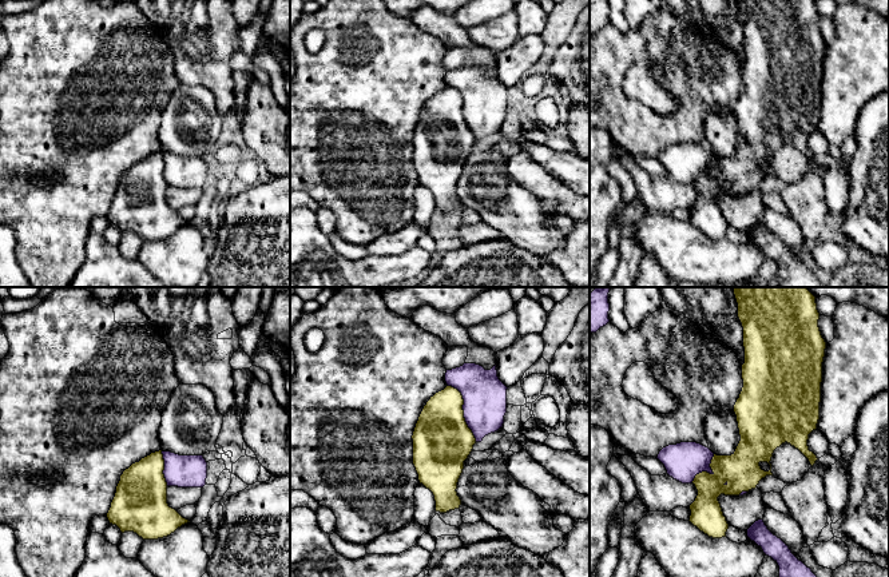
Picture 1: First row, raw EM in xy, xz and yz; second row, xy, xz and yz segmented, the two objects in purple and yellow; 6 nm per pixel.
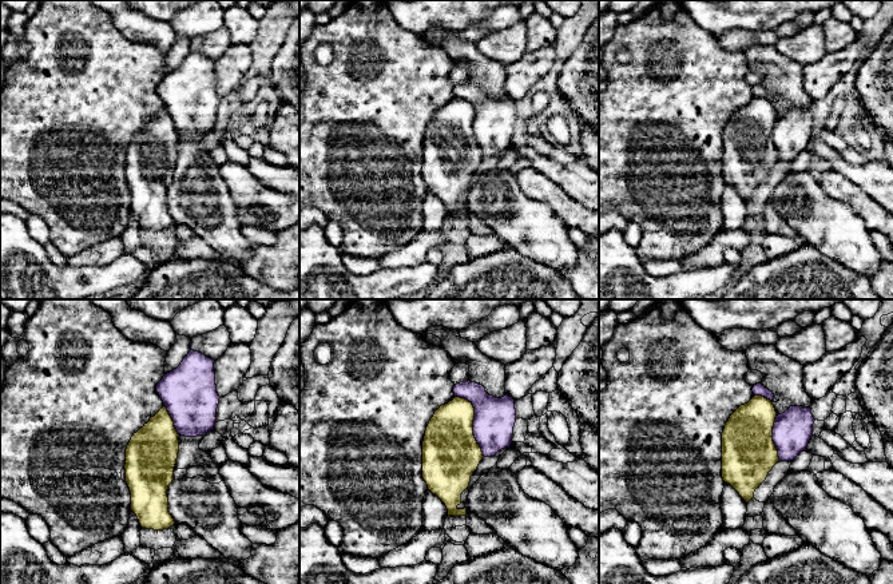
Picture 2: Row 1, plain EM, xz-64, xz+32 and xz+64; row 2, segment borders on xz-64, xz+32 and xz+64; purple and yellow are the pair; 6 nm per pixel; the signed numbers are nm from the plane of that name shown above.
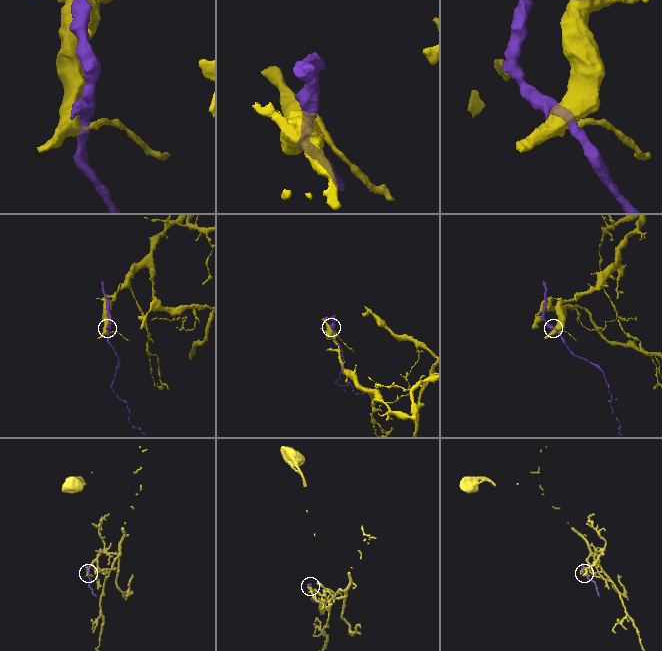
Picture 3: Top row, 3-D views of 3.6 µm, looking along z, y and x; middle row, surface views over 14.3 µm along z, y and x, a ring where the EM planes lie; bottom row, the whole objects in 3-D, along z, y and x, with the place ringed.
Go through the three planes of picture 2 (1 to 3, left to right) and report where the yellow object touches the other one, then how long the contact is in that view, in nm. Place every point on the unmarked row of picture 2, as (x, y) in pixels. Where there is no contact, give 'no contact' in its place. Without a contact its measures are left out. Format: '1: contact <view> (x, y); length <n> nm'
1: contact xz-64 (173, 120); length 200 nm
2: contact xz+32 (473, 123); length 400 nm
3: contact xz+64 (773, 139); length 280 nm

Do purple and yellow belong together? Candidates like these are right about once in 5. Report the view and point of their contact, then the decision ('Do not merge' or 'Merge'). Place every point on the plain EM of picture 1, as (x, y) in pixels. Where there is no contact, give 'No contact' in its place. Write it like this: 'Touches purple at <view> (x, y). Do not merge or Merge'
Touches purple at xz (464, 112). Do not merge

